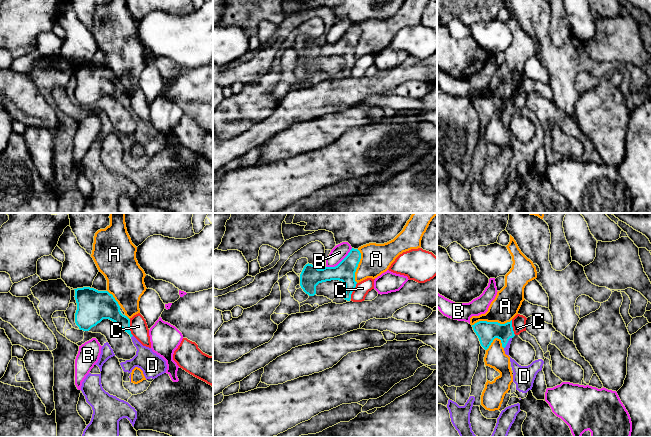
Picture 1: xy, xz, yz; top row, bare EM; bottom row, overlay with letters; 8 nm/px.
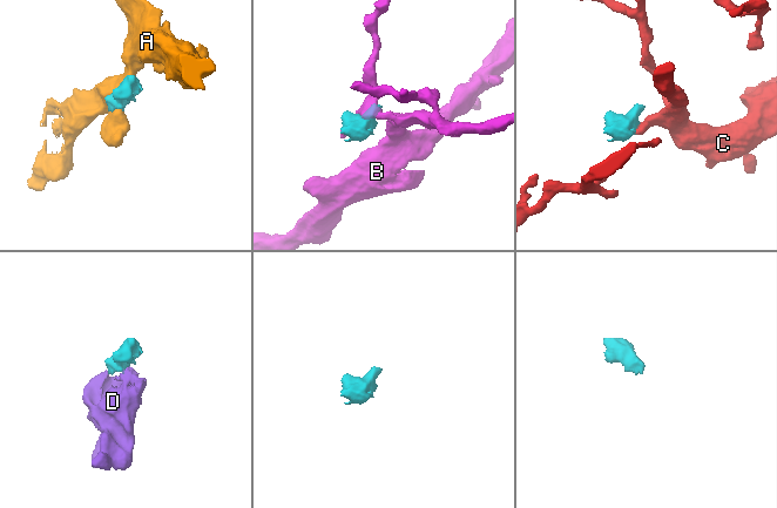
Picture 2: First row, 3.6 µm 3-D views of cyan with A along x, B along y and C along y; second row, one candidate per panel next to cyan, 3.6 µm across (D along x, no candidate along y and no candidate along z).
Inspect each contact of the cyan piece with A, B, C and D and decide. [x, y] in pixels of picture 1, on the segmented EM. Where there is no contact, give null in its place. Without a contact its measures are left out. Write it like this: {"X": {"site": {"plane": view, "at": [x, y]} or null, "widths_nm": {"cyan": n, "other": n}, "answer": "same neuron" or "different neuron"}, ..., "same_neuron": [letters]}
{"A": {"site": {"plane": "yz", "at": [491, 322]}, "widths_nm": {"cyan": 160, "other": 220}, "answer": "different neuron"}, "B": {"site": {"plane": "xz", "at": [340, 262]}, "widths_nm": {"cyan": 160, "other": 120}, "answer": "different neuron"}, "C": {"site": {"plane": "xy", "at": [129, 327]}, "widths_nm": {"cyan": 190, "other": 140}, "answer": "different neuron"}, "D": {"site": {"plane": "yz", "at": [507, 342]}, "widths_nm": {"cyan": 160, "other": 90}, "answer": "same neuron"}, "same_neuron": ["D"]}

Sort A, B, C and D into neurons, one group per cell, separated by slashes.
A / B / C / D

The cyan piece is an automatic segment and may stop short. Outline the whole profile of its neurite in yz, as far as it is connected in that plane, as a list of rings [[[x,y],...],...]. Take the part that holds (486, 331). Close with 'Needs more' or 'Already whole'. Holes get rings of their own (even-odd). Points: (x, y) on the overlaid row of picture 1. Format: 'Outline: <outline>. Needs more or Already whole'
Outline: [[[512,320],[505,324],[498,322],[479,321],[472,325],[474,332],[479,338],[481,346],[487,350],[493,340],[498,338],[501,340],[505,354],[509,356],[509,348],[512,338],[515,336]]]. Needs more

